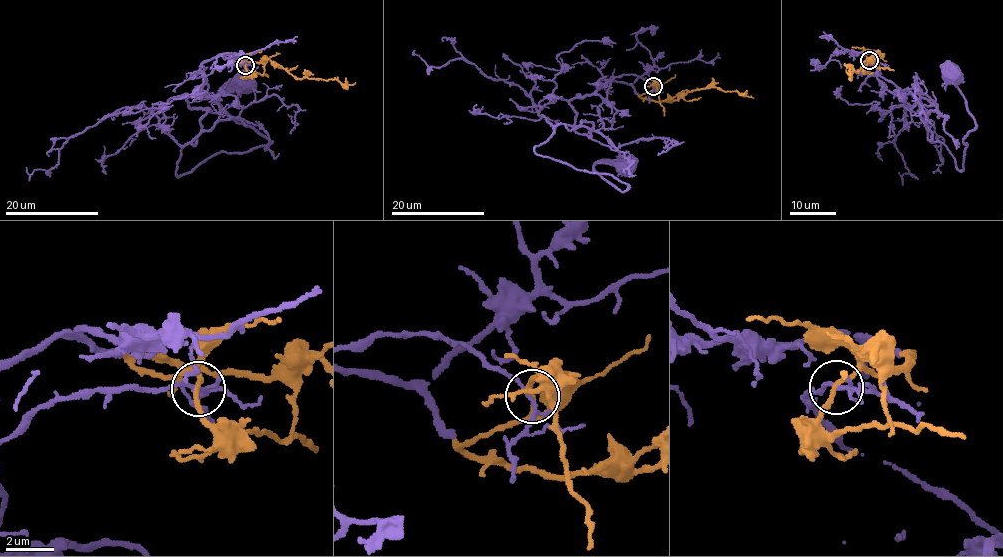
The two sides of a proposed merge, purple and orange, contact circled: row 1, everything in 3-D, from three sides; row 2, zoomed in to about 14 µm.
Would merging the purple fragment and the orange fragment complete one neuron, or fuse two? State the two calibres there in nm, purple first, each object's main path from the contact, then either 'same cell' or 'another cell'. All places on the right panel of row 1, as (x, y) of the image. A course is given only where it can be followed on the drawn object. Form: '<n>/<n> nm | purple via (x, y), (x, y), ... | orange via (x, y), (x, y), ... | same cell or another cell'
130/200 nm | purple via (868, 61), (909, 89), (929, 139), (958, 170), (977, 125), (948, 73) | orange via (868, 61), (883, 54), (882, 57), (876, 53), (856, 72), (849, 71), (850, 74) | same cell

